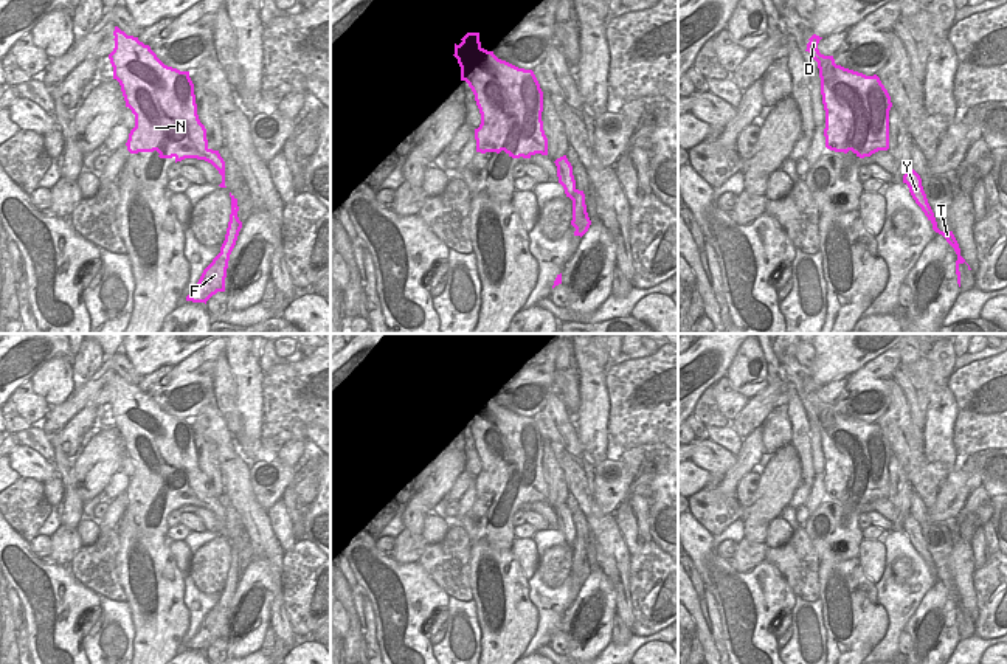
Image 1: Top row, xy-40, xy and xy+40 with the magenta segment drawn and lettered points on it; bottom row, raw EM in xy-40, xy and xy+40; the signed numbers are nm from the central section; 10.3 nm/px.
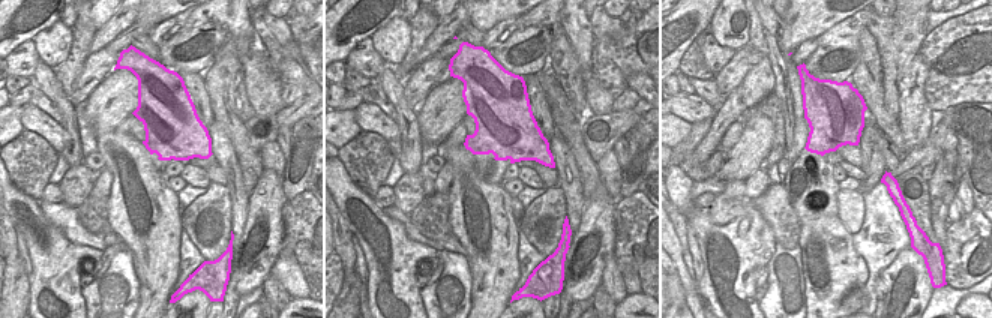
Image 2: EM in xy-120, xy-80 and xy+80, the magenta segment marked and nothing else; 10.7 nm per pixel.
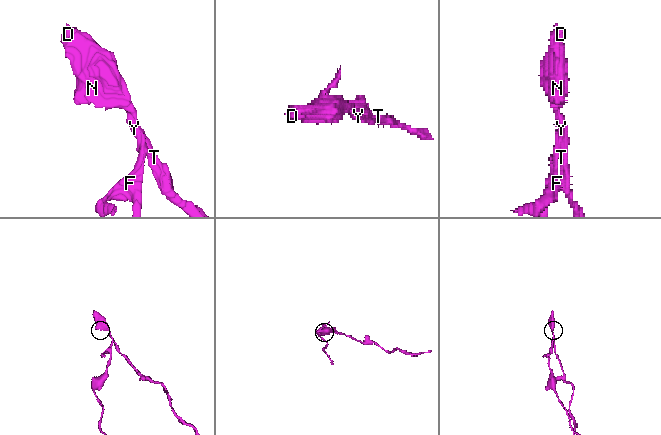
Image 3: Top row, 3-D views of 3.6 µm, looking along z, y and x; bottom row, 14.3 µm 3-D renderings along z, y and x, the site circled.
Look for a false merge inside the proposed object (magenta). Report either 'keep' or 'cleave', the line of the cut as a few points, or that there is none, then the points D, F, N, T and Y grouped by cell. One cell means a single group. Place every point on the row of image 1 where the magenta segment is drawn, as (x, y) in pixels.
cleave; cut xy (577, 190), (573, 204); groups D N T Y / F

